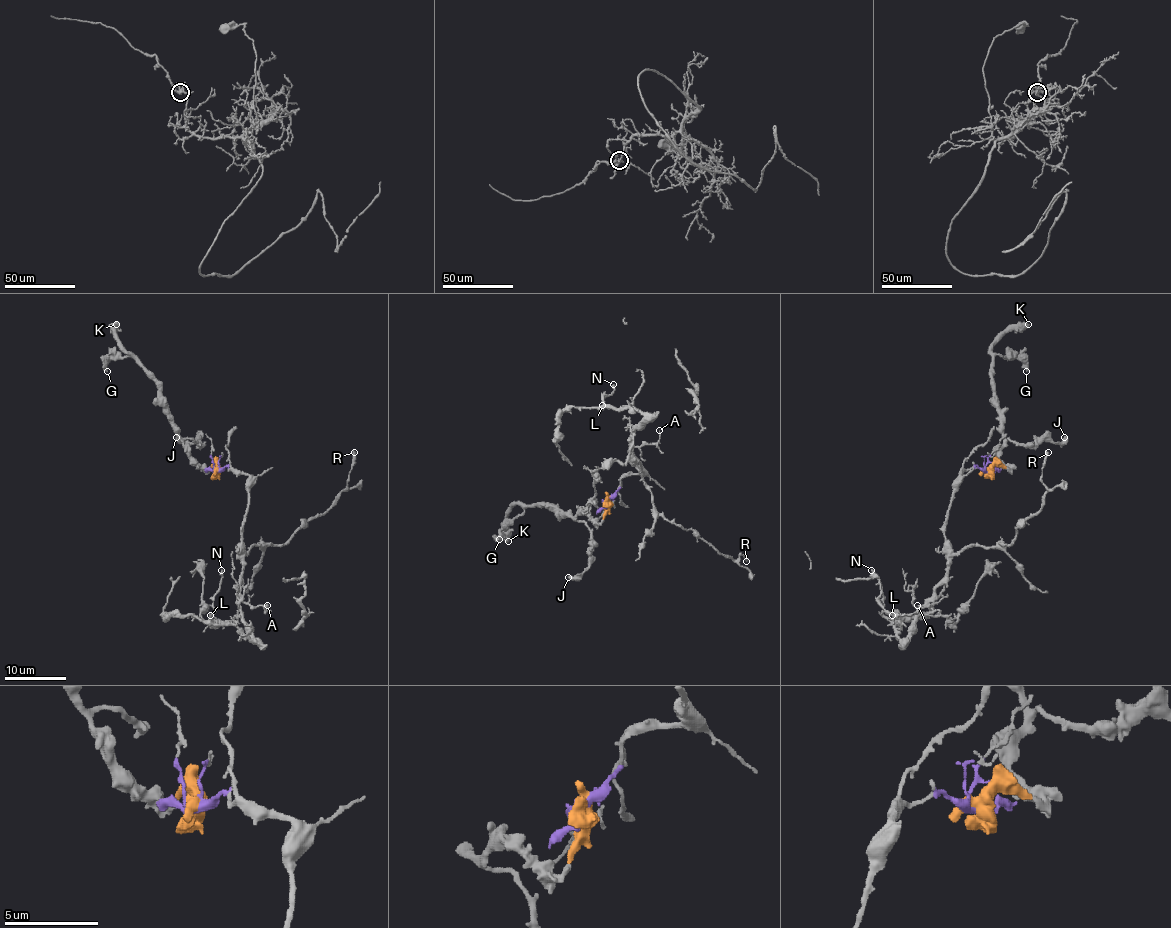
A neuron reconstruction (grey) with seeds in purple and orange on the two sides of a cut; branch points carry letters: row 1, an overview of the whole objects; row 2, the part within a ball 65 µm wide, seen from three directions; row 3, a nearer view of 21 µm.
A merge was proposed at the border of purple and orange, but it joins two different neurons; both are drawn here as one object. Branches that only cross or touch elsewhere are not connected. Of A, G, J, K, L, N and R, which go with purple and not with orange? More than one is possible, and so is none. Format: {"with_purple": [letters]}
{"with_purple": ["A", "L", "N", "R"]}

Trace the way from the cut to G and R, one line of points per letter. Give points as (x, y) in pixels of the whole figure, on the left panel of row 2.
G: (216, 471), (214, 466), (205, 469), (194, 458), (162, 395), (162, 384), (132, 355), (111, 356), (107, 372)
R: (216, 471), (228, 467), (248, 477), (243, 552), (253, 545), (287, 542), (332, 505), (344, 489), (355, 452)

